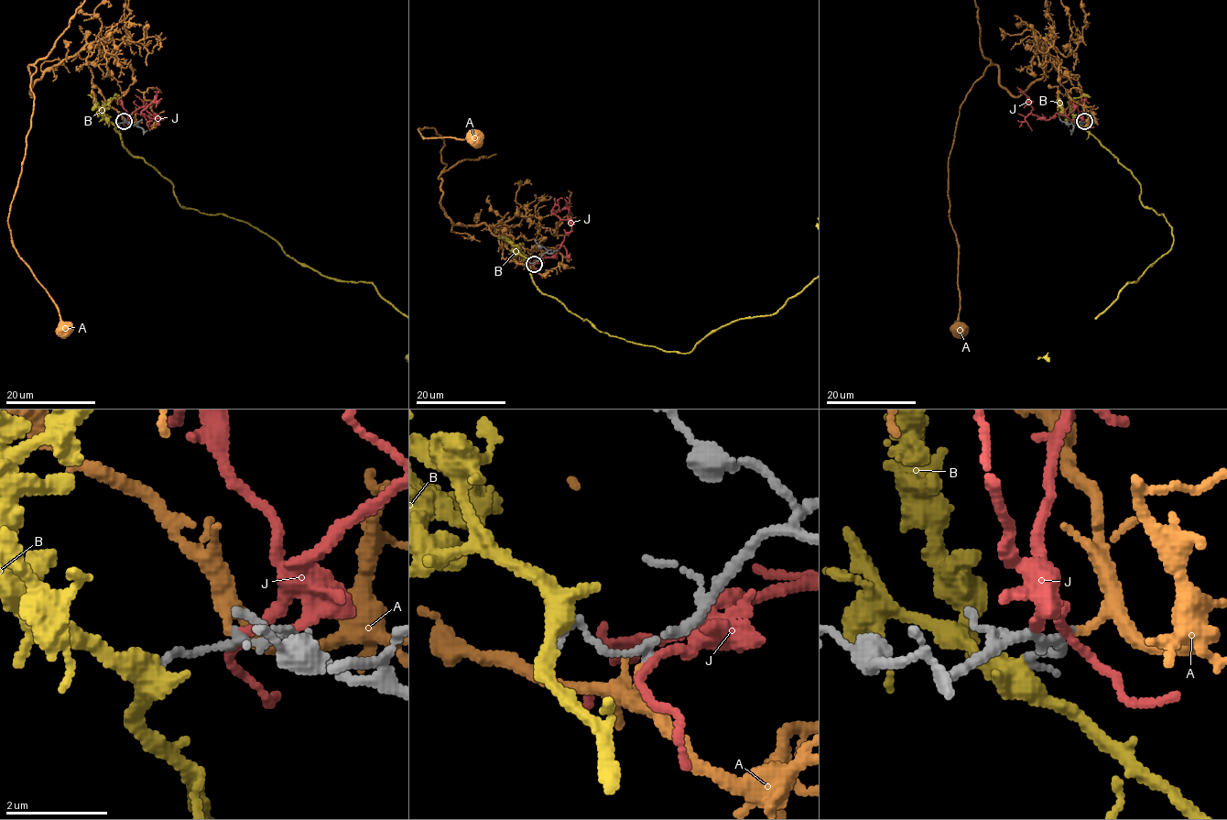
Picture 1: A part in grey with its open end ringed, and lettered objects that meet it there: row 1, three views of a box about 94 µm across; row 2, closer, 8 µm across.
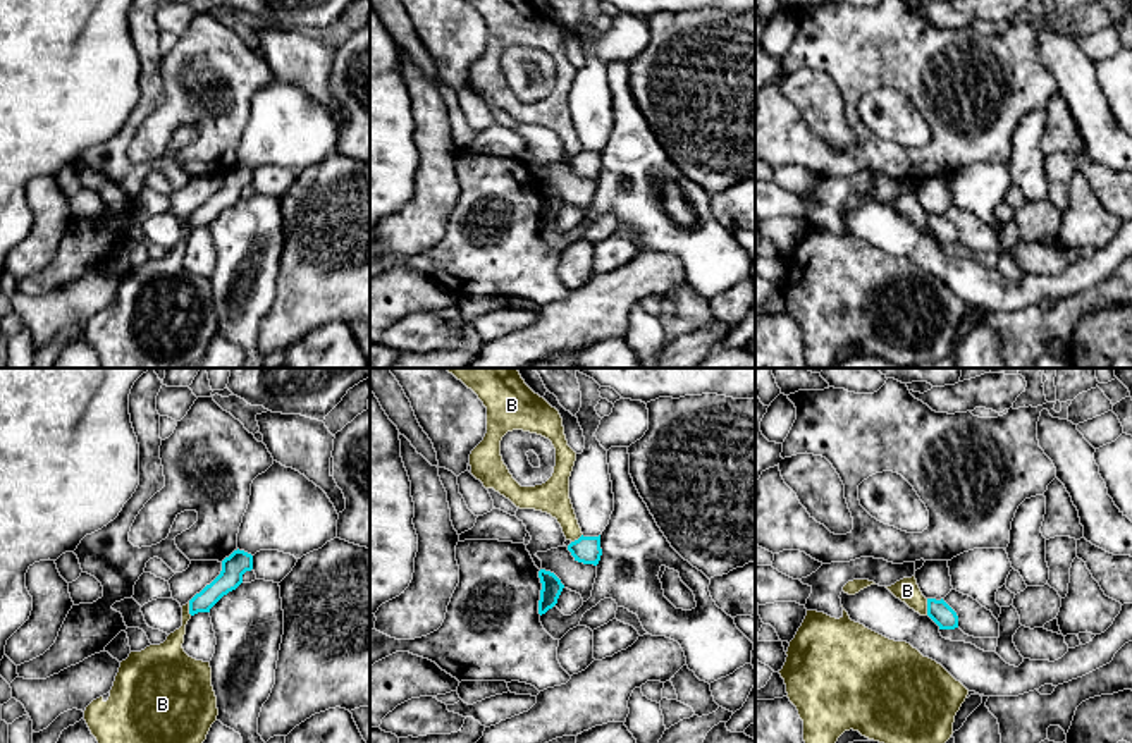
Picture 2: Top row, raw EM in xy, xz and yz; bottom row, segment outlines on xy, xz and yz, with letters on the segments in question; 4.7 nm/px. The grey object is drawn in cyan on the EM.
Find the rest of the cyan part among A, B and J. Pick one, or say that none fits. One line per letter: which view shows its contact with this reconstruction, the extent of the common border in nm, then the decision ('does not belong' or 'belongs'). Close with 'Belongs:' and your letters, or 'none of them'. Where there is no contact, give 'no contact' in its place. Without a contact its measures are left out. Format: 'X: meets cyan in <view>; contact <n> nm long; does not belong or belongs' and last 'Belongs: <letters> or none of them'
A: no contact; belongs
B: meets cyan in yz; contact 80 nm long; does not belong
J: no contact; does not belong
Belongs: A

